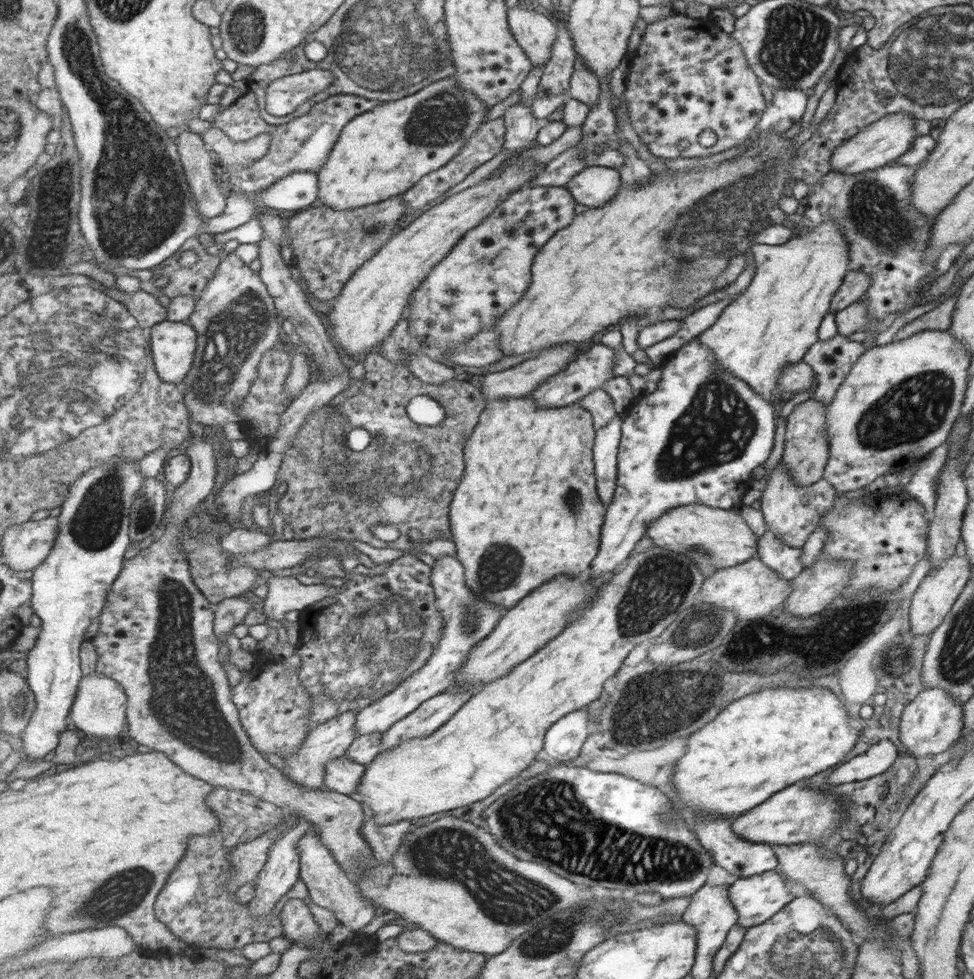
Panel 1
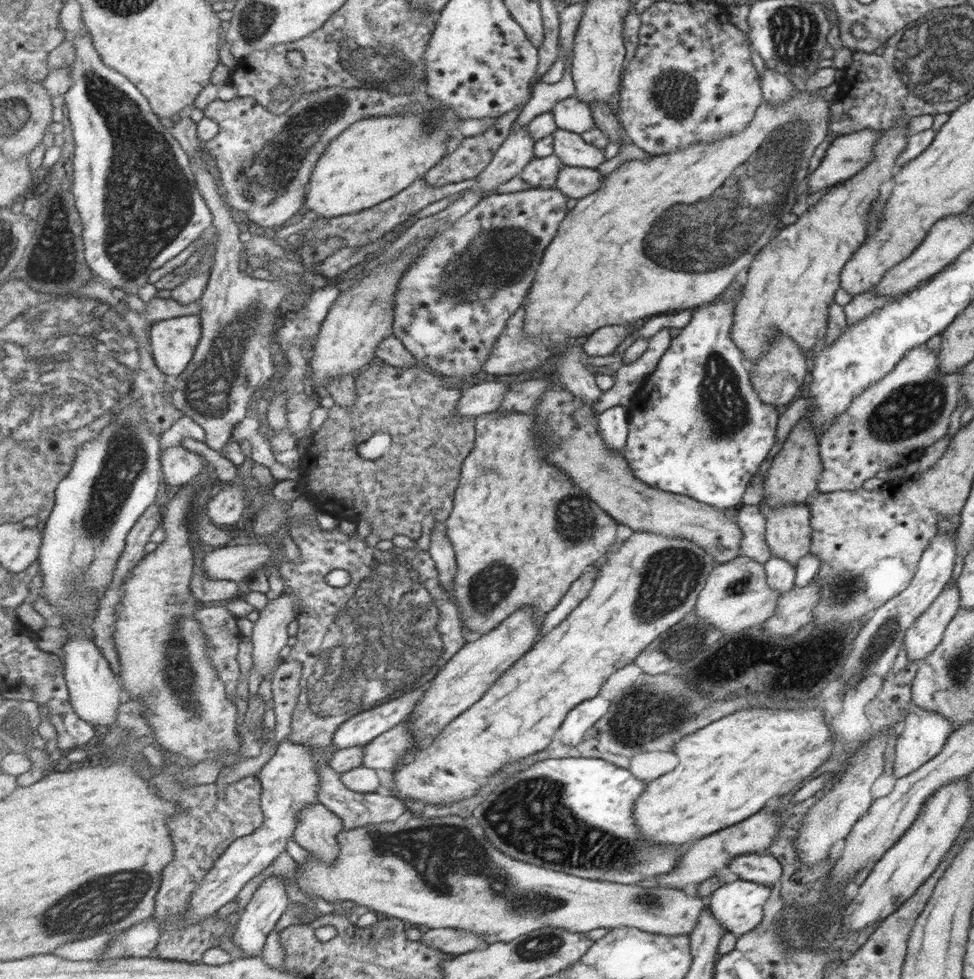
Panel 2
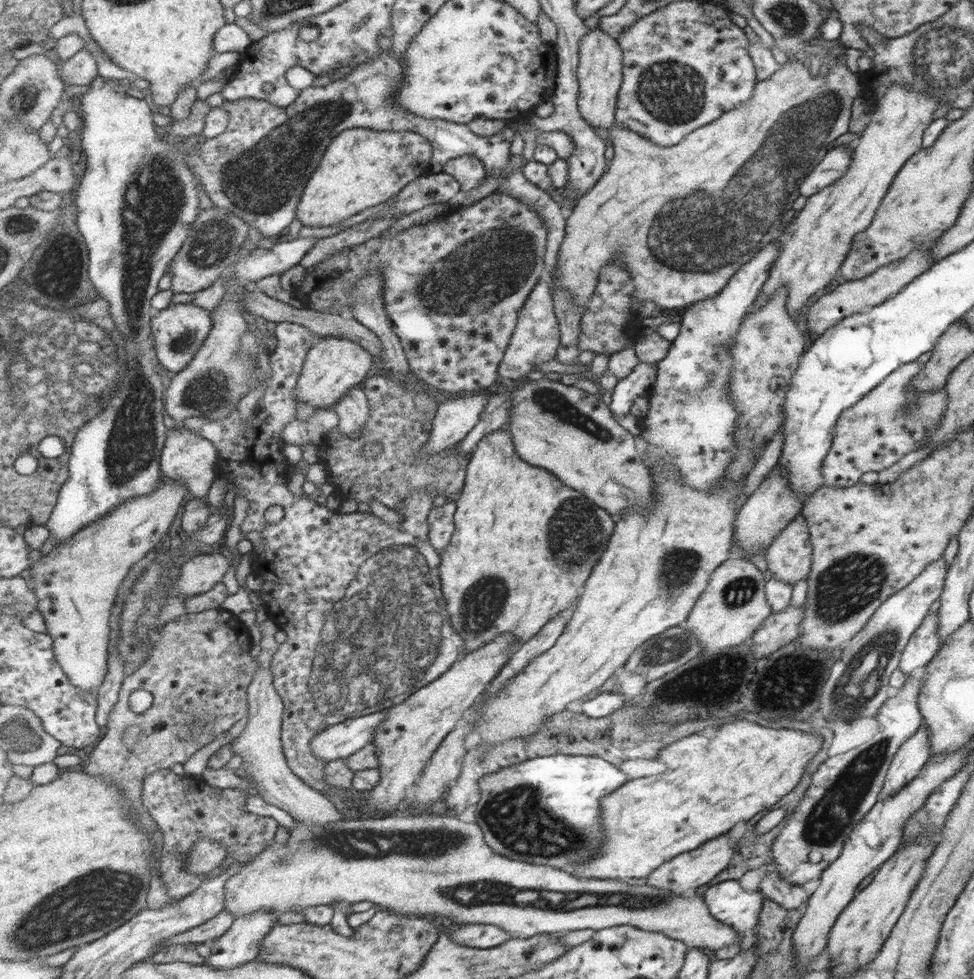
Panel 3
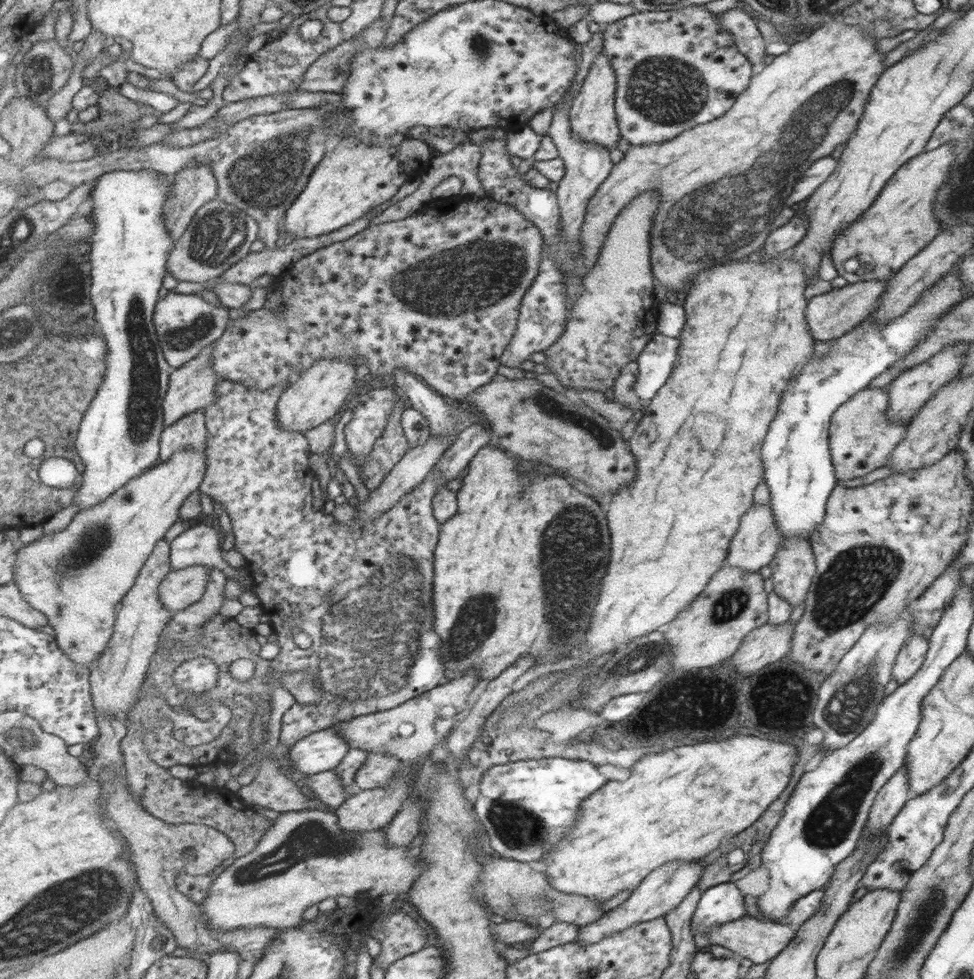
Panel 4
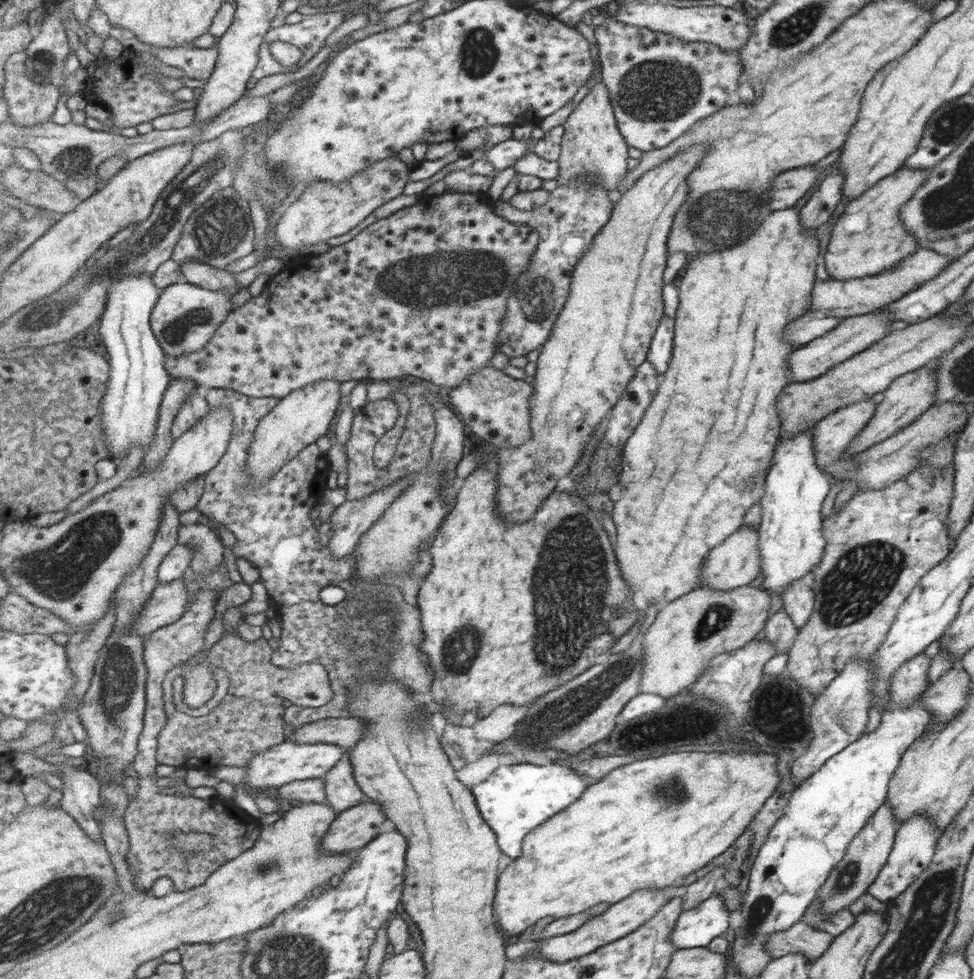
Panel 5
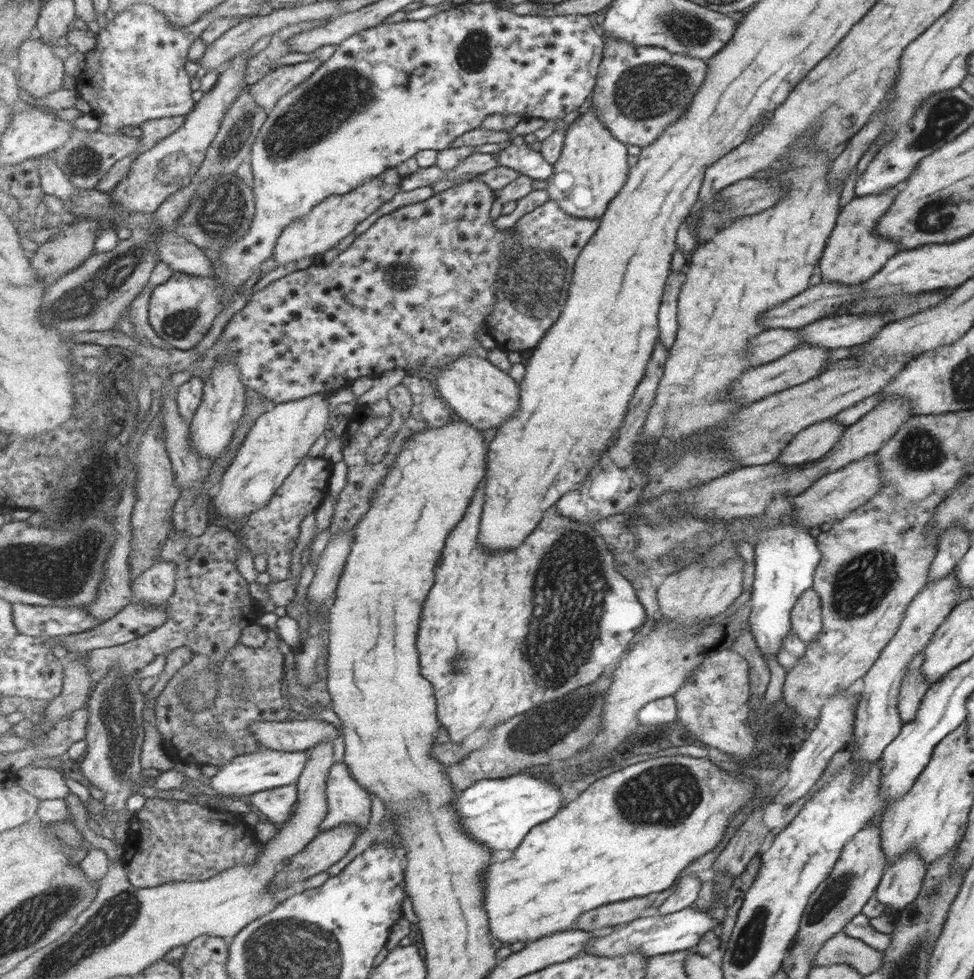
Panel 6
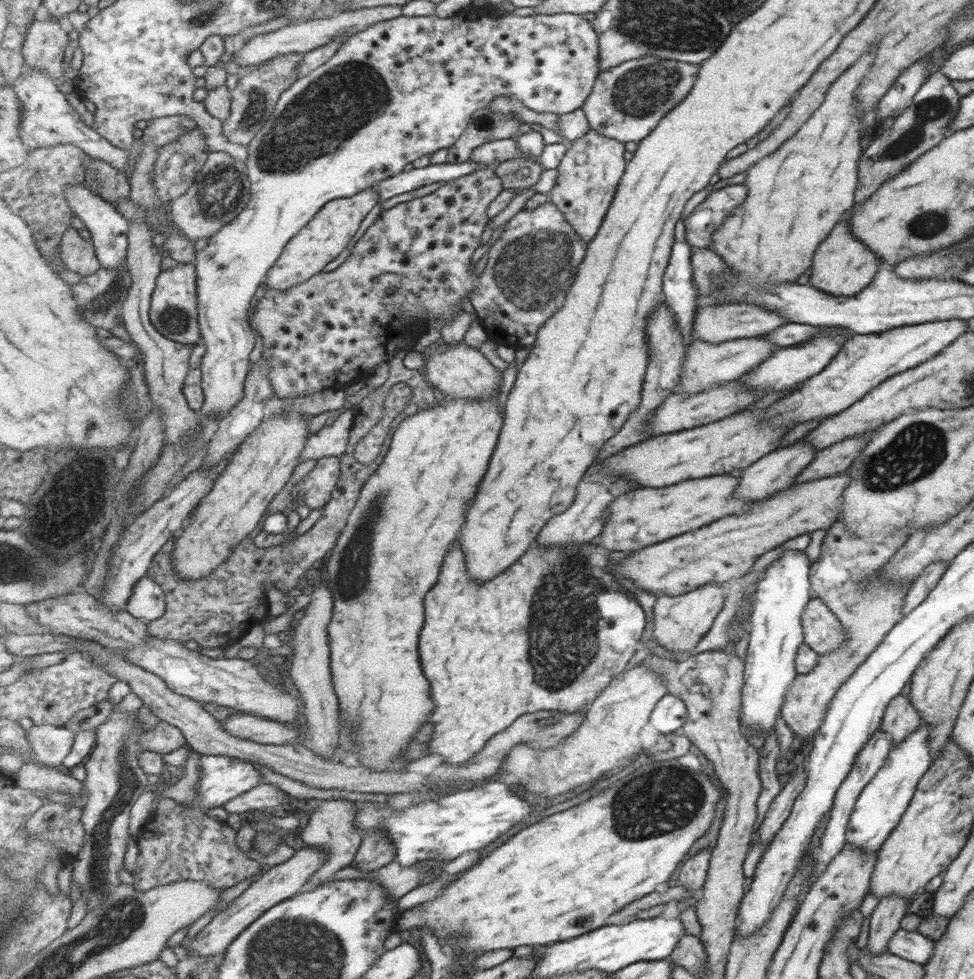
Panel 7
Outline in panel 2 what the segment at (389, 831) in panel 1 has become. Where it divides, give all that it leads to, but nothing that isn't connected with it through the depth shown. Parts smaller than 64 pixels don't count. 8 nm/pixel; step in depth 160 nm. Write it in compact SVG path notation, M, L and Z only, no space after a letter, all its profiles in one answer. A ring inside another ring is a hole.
M322 762L318 771L321 775L321 788L319 791L319 800L327 808L338 814L344 820L344 828L351 830L361 828L370 824L383 824L384 822L395 822L397 819L405 817L404 812L409 810L407 804L399 797L382 796L377 793L359 793L353 792L347 788L347 785L340 779L338 773L329 762Z

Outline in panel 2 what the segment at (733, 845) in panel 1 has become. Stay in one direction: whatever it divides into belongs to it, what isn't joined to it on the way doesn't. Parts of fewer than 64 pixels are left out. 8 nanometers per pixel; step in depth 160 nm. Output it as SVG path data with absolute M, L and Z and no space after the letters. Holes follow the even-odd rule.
M745 853L734 856L727 867L738 879L753 881L767 888L777 886L781 876L781 865L767 853L765 855Z

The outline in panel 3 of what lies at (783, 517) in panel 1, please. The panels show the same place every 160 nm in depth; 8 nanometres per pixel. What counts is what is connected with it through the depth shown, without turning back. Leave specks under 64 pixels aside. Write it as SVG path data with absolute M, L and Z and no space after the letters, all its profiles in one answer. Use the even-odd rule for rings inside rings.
M797 514L766 548L766 568L773 578L793 586L794 582L807 579L811 551L807 523Z

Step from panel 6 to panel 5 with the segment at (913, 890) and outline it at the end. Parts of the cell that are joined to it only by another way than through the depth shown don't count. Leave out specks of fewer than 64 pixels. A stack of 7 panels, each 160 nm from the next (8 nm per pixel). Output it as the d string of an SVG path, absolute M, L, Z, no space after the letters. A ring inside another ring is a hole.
M913 815L907 822L897 826L892 850L867 893L886 903L902 895L912 885L912 882L922 875L924 868L931 862L940 833L934 822L923 815Z

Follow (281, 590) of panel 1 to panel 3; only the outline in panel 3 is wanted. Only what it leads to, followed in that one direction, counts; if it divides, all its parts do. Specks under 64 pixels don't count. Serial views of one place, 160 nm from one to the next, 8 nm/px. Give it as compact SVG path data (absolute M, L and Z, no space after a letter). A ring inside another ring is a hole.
M271 663L265 668L258 664L253 682L247 689L249 715L242 733L233 740L233 750L241 756L243 774L252 781L257 794L265 802L287 812L295 821L305 824L324 824L344 820L337 806L321 792L307 786L288 765L282 741L282 718L286 708L275 686Z

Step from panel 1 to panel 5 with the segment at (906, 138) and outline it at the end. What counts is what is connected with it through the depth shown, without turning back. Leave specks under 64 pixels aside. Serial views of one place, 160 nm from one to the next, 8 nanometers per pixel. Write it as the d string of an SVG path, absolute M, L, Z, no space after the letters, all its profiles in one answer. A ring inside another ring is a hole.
M807 165L781 172L772 181L768 207L772 211L792 207L815 184L820 170Z

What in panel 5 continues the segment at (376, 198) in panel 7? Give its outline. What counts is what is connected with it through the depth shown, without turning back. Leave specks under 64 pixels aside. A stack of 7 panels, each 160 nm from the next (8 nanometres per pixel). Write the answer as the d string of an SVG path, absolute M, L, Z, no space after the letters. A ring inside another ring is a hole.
M393 155L370 164L365 171L354 174L343 183L313 183L297 202L286 208L274 222L276 240L285 250L297 254L297 250L303 246L327 243L329 239L347 234L385 203L403 195L411 170L412 166L403 162L398 155Z

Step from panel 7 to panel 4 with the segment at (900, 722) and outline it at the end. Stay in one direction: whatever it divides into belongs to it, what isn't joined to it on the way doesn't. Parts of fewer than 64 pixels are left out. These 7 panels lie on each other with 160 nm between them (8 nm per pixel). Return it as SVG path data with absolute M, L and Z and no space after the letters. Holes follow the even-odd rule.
M910 635L906 637L897 653L891 671L891 680L898 686L905 684L919 670L924 656L927 654L928 640L922 635Z

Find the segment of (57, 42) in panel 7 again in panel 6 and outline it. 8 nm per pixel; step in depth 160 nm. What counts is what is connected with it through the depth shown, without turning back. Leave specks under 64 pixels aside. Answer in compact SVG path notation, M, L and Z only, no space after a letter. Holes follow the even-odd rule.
M34 33L19 46L15 66L17 84L34 98L34 102L63 88L67 75L65 60L55 56L54 45Z

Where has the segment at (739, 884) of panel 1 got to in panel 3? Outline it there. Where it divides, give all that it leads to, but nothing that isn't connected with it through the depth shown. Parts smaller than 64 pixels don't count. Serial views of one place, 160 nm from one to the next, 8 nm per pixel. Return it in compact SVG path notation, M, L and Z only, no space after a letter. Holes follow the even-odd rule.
M725 880L718 884L707 888L700 898L704 900L704 904L708 906L708 913L713 918L731 928L736 929L737 936L740 936L741 942L739 949L741 952L749 950L751 938L753 938L753 926L757 924L757 914L761 910L761 896L757 892L745 892L741 890L738 882L735 880Z

